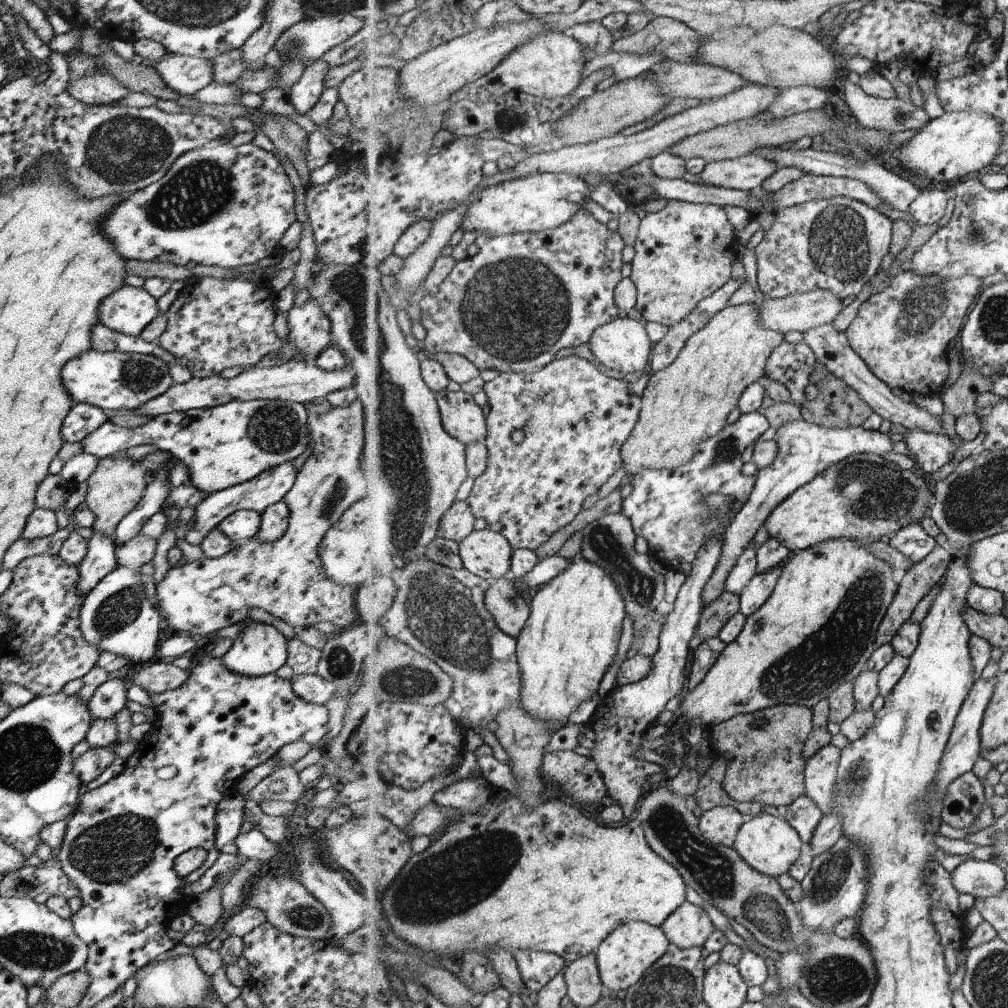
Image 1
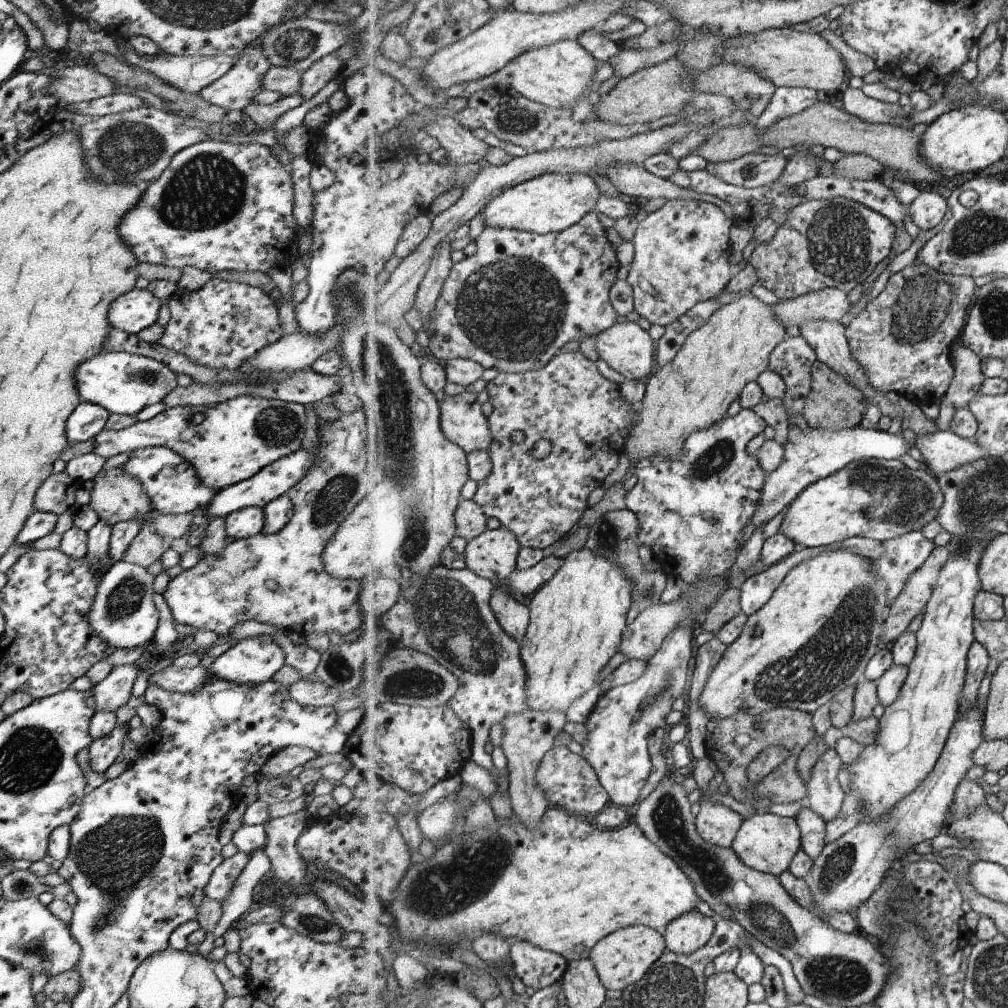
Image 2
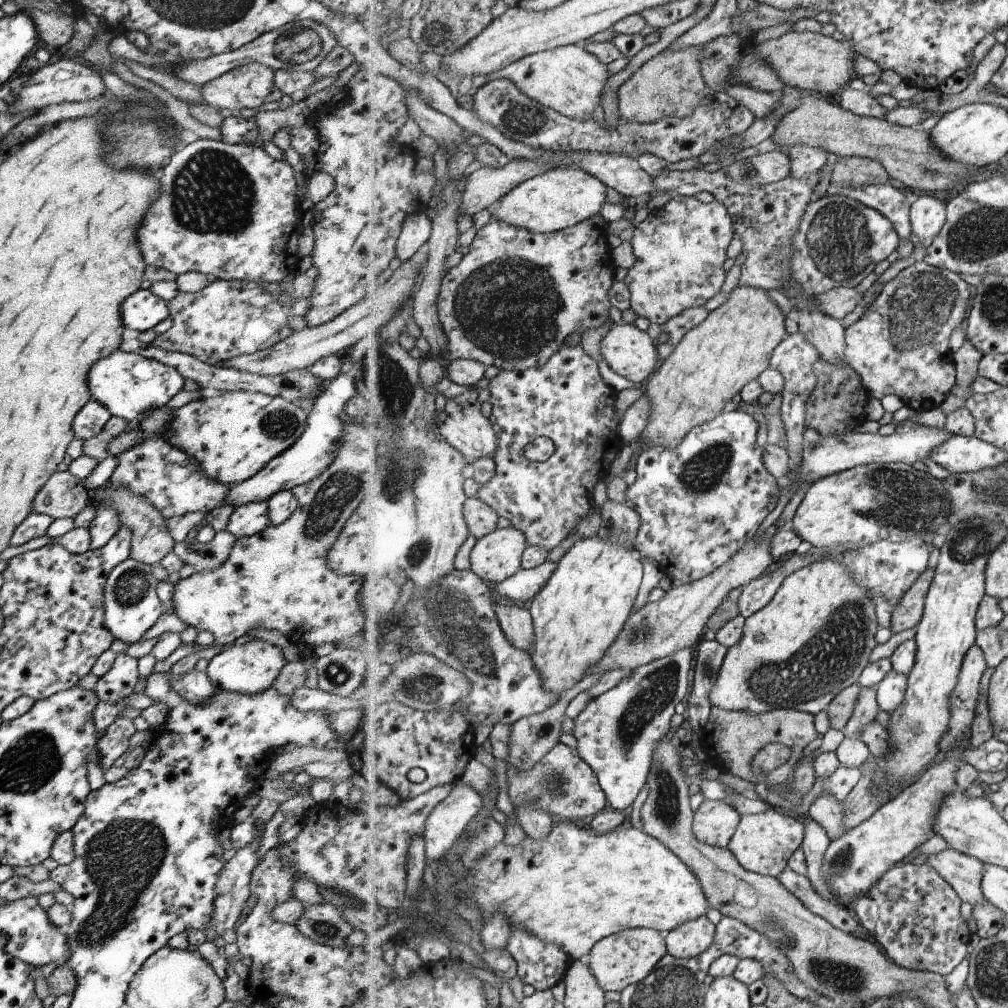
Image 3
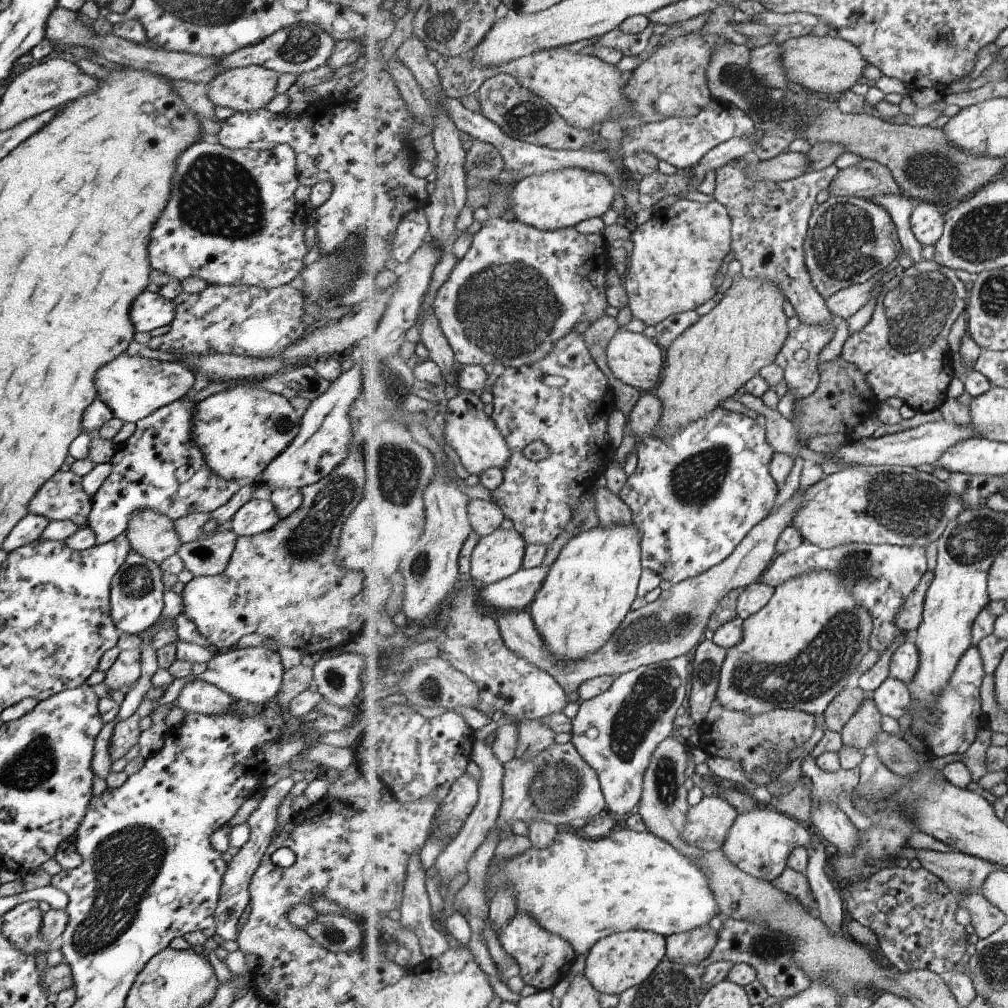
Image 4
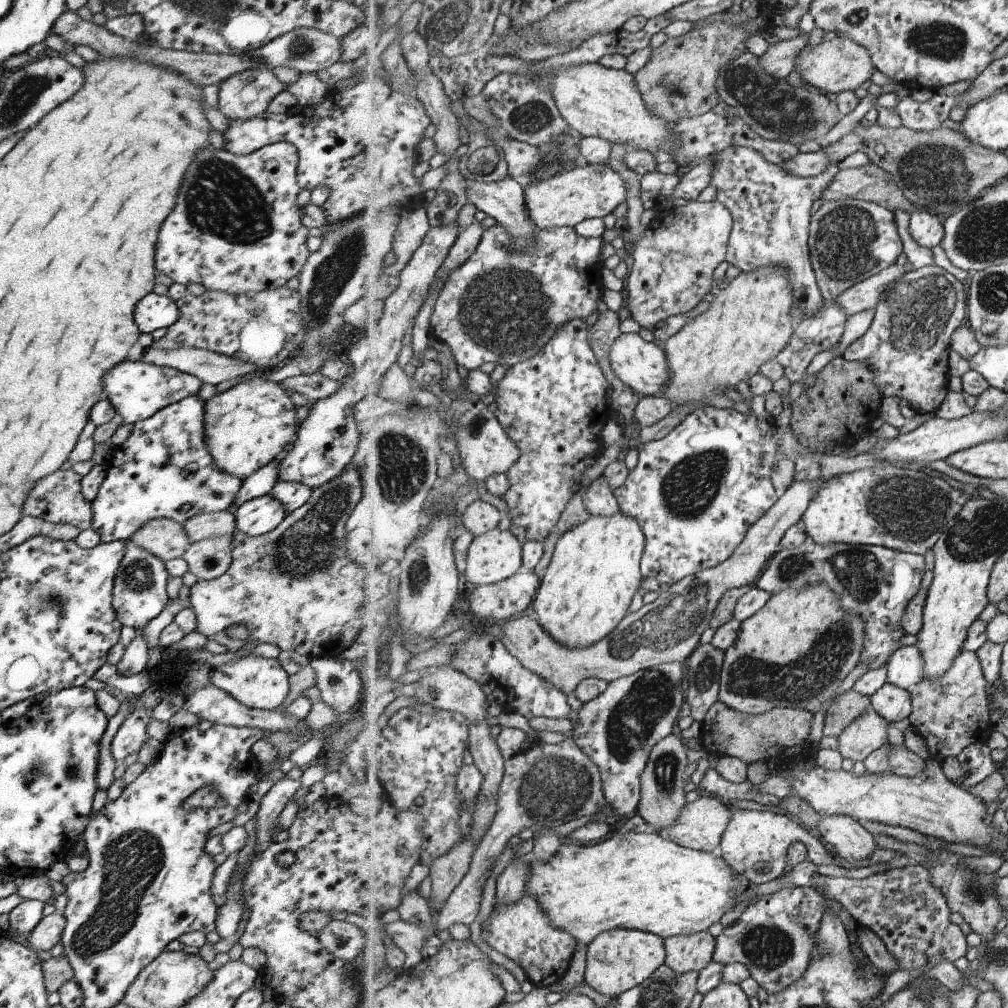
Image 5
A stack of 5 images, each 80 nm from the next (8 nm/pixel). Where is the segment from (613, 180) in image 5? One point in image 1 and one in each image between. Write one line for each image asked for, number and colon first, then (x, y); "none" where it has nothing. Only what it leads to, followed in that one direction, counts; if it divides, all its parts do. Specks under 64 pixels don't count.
1: (540, 201)
2: (551, 202)
3: (561, 198)
4: (561, 199)

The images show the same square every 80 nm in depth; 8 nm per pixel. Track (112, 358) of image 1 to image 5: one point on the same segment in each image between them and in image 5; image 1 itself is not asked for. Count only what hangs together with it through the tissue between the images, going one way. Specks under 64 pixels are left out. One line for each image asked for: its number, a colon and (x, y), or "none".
2: (123, 383)
3: (127, 385)
4: (131, 386)
5: (136, 390)

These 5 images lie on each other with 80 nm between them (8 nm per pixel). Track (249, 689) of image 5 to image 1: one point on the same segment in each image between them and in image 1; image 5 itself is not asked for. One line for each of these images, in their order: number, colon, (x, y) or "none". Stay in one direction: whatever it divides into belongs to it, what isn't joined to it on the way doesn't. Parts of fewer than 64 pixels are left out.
1: (260, 649)
2: (254, 660)
3: (248, 668)
4: (252, 674)

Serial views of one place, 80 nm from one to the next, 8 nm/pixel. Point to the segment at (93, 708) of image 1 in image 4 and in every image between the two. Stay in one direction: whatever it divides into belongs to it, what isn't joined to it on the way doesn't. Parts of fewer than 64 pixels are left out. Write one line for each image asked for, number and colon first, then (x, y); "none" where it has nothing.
2: (113, 691)
3: (118, 682)
4: (125, 670)

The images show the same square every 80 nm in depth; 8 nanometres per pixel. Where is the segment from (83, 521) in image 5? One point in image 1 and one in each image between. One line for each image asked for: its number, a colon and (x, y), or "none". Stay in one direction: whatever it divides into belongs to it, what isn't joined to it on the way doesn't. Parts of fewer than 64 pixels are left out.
1: (53, 491)
2: (55, 495)
3: (62, 496)
4: (61, 497)

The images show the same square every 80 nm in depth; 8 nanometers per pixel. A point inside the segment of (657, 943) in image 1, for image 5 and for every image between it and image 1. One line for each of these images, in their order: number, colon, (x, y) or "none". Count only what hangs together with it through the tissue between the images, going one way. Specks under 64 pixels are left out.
2: (624, 957)
3: (627, 958)
4: (622, 960)
5: (616, 961)

